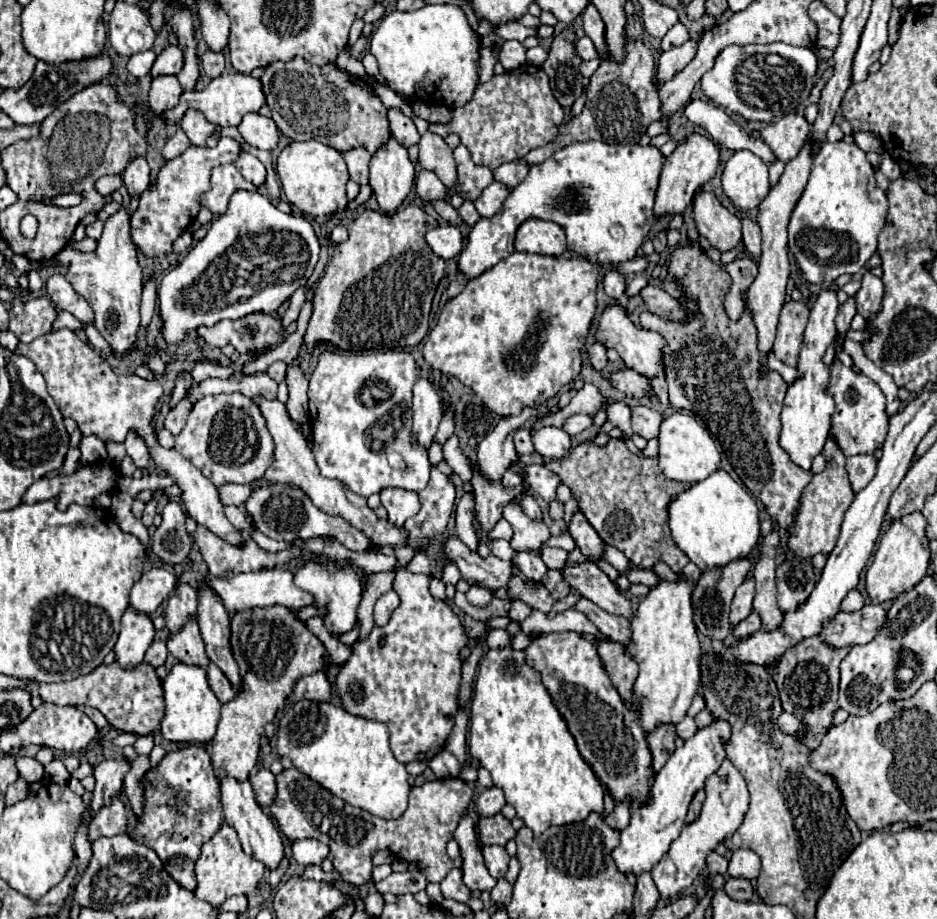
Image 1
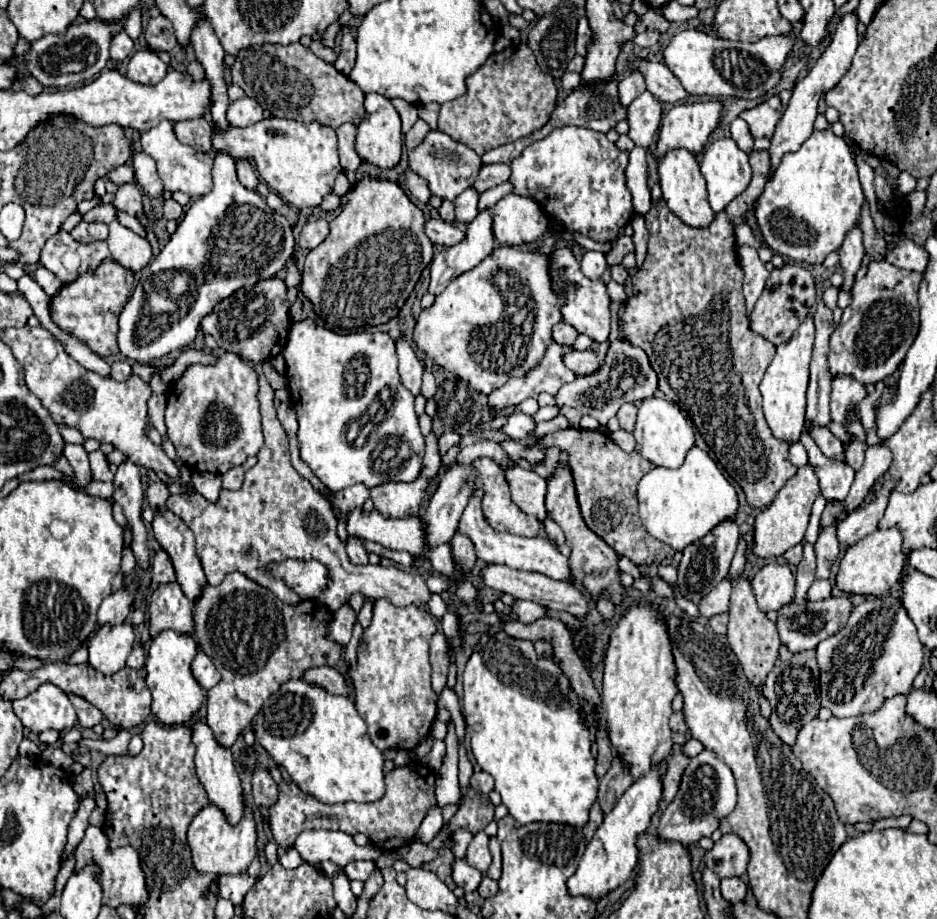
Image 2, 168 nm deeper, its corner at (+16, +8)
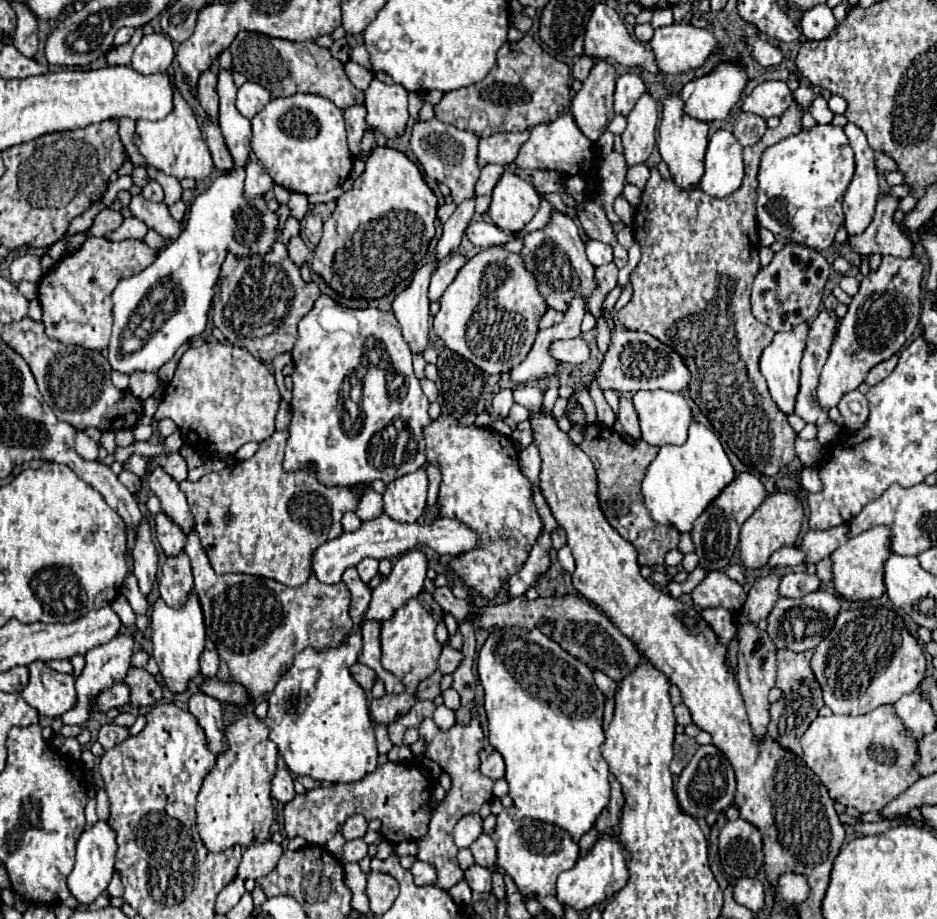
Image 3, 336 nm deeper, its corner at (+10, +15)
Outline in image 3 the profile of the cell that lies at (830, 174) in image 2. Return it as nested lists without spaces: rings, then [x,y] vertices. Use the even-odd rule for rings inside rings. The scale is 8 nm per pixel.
[[[816,125],[798,135],[786,137],[762,153],[760,169],[758,169],[758,223],[760,227],[770,229],[774,235],[786,235],[794,243],[804,243],[812,249],[826,249],[832,245],[838,227],[844,223],[842,213],[842,197],[850,177],[854,175],[854,153],[848,145],[848,139],[842,127],[832,125]]]

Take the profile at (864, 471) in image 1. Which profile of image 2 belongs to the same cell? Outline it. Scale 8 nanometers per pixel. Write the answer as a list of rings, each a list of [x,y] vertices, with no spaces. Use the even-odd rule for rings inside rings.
[[[806,424],[806,432],[814,438],[814,442],[824,452],[824,456],[828,456],[832,460],[838,460],[838,462],[846,460],[846,454],[844,454],[846,448],[844,448],[844,444],[828,428],[812,428],[812,426]]]

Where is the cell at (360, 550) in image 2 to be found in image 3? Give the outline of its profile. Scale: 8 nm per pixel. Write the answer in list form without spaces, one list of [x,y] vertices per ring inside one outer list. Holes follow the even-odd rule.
[[[362,559],[362,561],[356,565],[356,569],[358,569],[358,573],[360,573],[360,579],[368,585],[370,579],[378,573],[378,561],[374,561],[374,559]]]

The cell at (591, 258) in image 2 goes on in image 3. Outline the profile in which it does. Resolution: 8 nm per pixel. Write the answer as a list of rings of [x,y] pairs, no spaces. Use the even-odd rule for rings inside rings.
[[[588,241],[586,243],[586,255],[594,267],[606,265],[612,261],[612,247],[602,243],[602,241]]]

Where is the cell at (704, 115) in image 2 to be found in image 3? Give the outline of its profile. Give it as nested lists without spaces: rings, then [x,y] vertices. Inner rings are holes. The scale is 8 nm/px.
[[[730,61],[716,65],[712,73],[704,75],[704,77],[696,77],[690,83],[684,85],[684,89],[682,89],[680,95],[682,95],[684,103],[686,103],[686,113],[690,117],[698,117],[700,121],[706,121],[706,123],[714,121],[714,119],[726,119],[728,113],[730,113],[730,109],[740,99],[740,93],[744,89],[746,81],[748,81],[746,65],[742,65],[742,63],[730,63]]]

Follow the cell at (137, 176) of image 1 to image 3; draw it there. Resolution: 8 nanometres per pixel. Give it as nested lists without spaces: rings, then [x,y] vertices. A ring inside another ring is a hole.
[[[142,195],[132,197],[130,211],[136,219],[144,221],[150,229],[160,233],[166,239],[176,239],[180,235],[180,223],[172,219],[166,203],[152,203]]]

